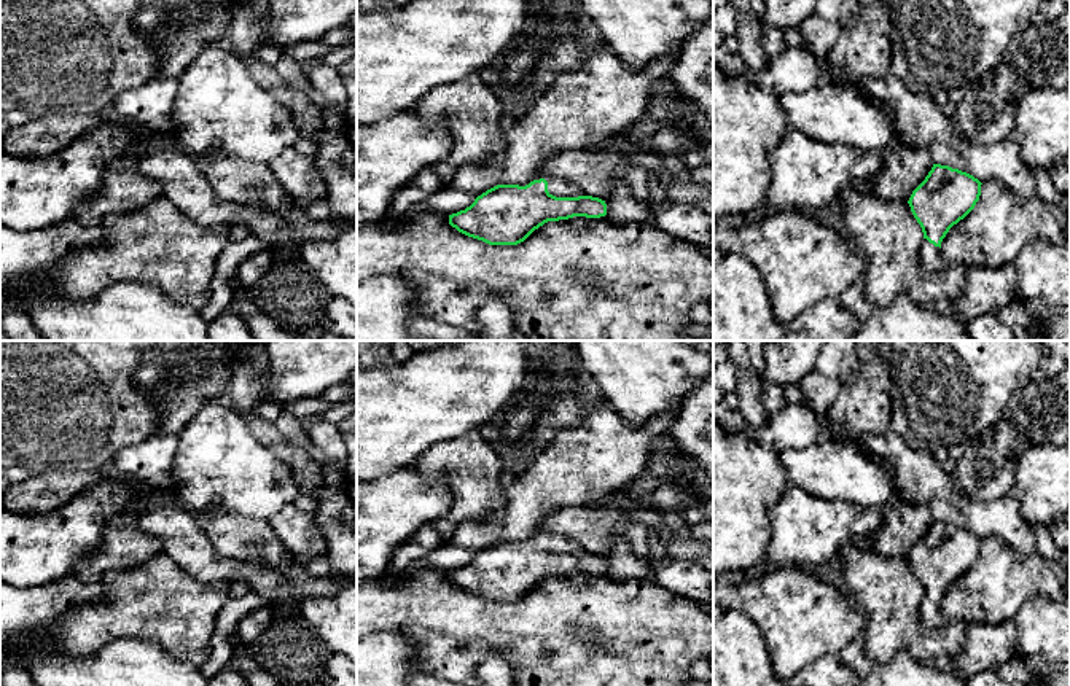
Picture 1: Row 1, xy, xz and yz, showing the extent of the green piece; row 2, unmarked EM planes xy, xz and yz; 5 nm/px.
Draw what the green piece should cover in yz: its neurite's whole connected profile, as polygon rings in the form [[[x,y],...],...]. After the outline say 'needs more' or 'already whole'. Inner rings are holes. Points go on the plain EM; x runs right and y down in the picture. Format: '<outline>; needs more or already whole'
[[[933,520],[912,548],[908,560],[924,589],[919,619],[925,629],[941,629],[951,622],[941,611],[941,598],[949,586],[974,565],[981,541],[967,528]]]; needs more

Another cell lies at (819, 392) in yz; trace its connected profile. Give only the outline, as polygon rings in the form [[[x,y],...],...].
[[[812,371],[799,384],[806,406],[817,415],[825,414],[841,393],[842,382]]]

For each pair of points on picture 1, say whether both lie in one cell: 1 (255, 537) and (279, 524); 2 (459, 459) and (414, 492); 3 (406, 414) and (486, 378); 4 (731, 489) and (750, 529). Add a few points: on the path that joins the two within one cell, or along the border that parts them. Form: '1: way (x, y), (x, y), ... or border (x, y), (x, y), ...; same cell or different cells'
1: border (266, 519), (290, 559); different cells
2: border (414, 465), (445, 476), (449, 510); different cells
3: way (425, 400), (467, 384); same cell
4: way (731, 498), (731, 510), (741, 519); same cell

